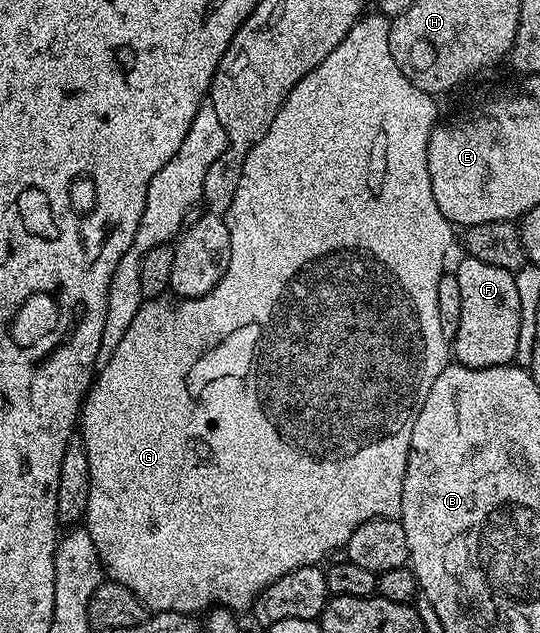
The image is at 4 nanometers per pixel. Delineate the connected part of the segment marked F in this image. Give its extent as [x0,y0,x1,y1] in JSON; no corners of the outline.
[451,256,520,368]

